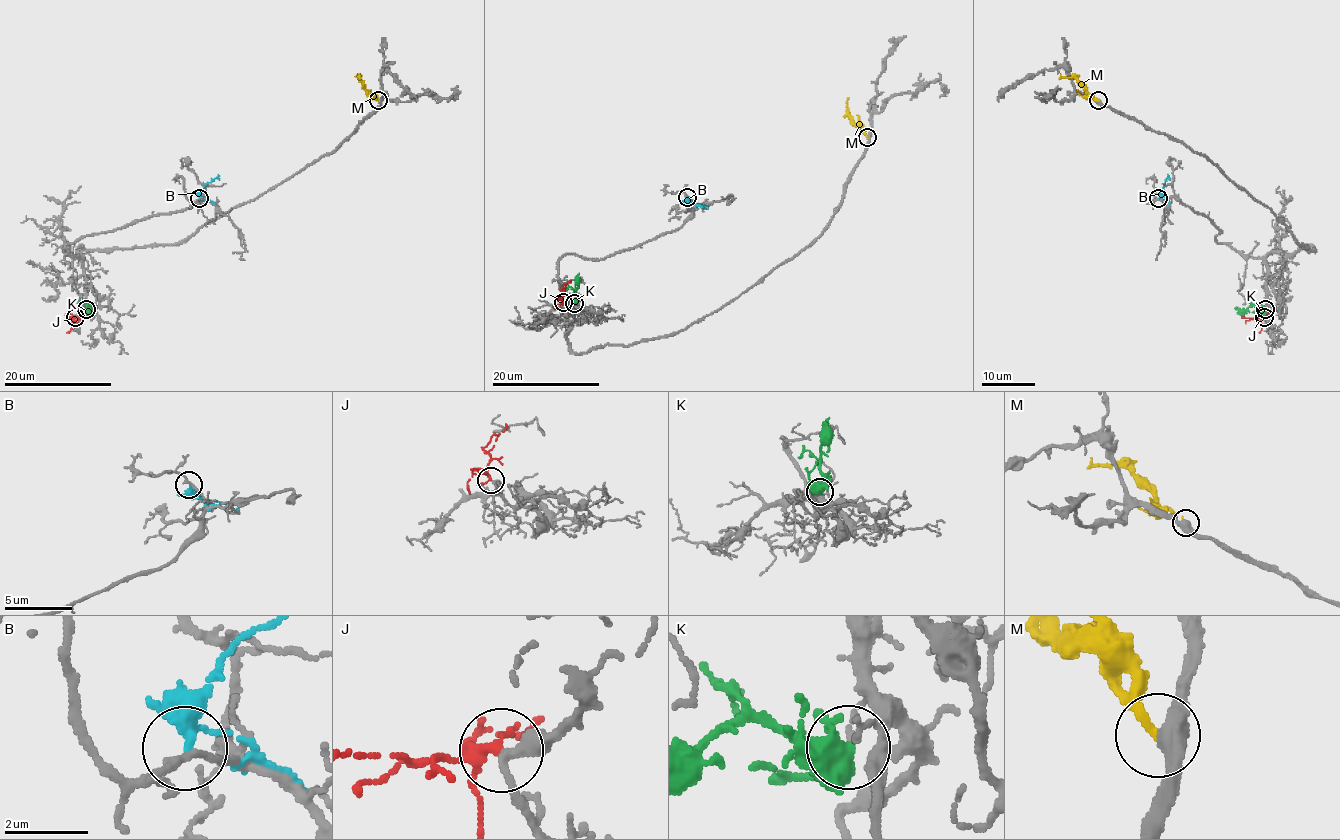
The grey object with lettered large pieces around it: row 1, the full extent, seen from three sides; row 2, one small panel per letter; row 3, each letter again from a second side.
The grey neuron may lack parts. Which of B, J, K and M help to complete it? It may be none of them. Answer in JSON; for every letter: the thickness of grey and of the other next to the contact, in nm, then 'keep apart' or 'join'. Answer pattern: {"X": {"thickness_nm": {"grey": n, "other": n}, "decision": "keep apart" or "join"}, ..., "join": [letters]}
{"B": {"thickness_nm": {"grey": 170, "other": 200}, "decision": "keep apart"}, "J": {"thickness_nm": {"grey": 260, "other": 160}, "decision": "join"}, "K": {"thickness_nm": {"grey": 120, "other": 500}, "decision": "keep apart"}, "M": {"thickness_nm": {"grey": 440, "other": 200}, "decision": "keep apart"}, "join": ["J"]}

